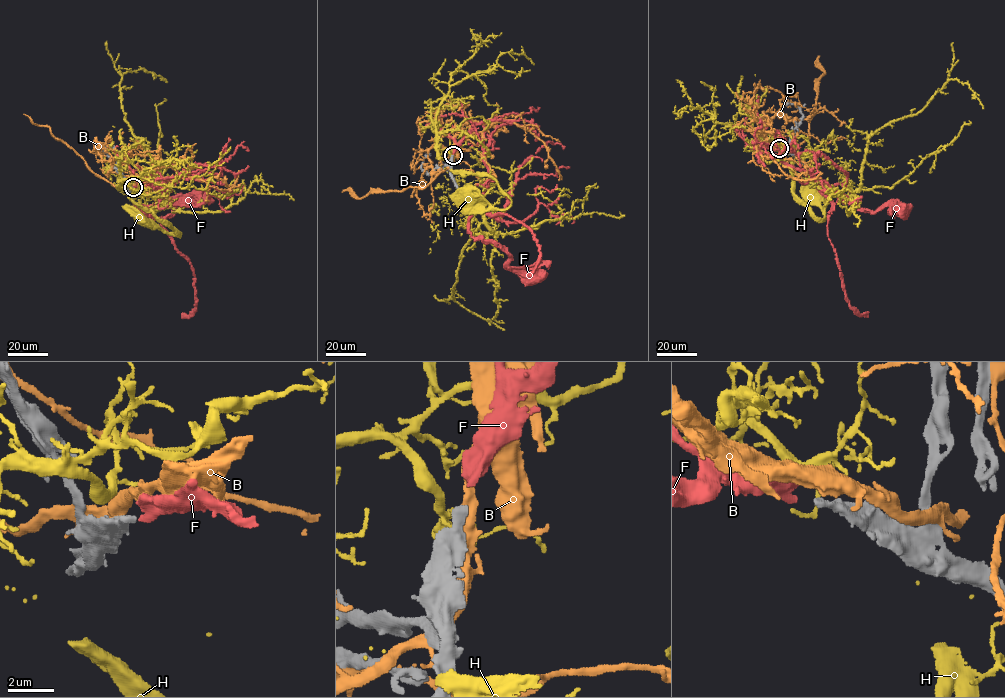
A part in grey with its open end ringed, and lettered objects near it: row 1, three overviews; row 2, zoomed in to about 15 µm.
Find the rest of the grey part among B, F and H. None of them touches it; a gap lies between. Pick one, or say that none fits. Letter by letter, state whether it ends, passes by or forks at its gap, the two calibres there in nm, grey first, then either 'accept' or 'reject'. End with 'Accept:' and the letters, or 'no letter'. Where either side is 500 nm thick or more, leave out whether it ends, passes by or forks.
B: it passes by; 360 nm thick on the grey side, 400 nm on the other; reject
F: it ends there; 360 nm thick on the grey side, 360 nm on the other; accept
H: it passes by; 360 nm thick on the grey side, 400 nm on the other; reject
Accept: F

